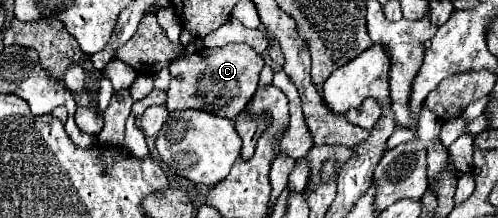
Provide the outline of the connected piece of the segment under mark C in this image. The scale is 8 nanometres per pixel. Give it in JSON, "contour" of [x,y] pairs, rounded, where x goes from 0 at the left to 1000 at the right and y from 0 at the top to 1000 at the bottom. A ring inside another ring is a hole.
{"contour":[[[454,202],[442,220],[402,220],[398,239],[349,275],[341,294],[341,394],[333,495],[349,505],[406,505],[450,541],[474,541],[478,514],[502,468],[518,394],[518,339],[530,303],[522,248],[494,202]]]}

